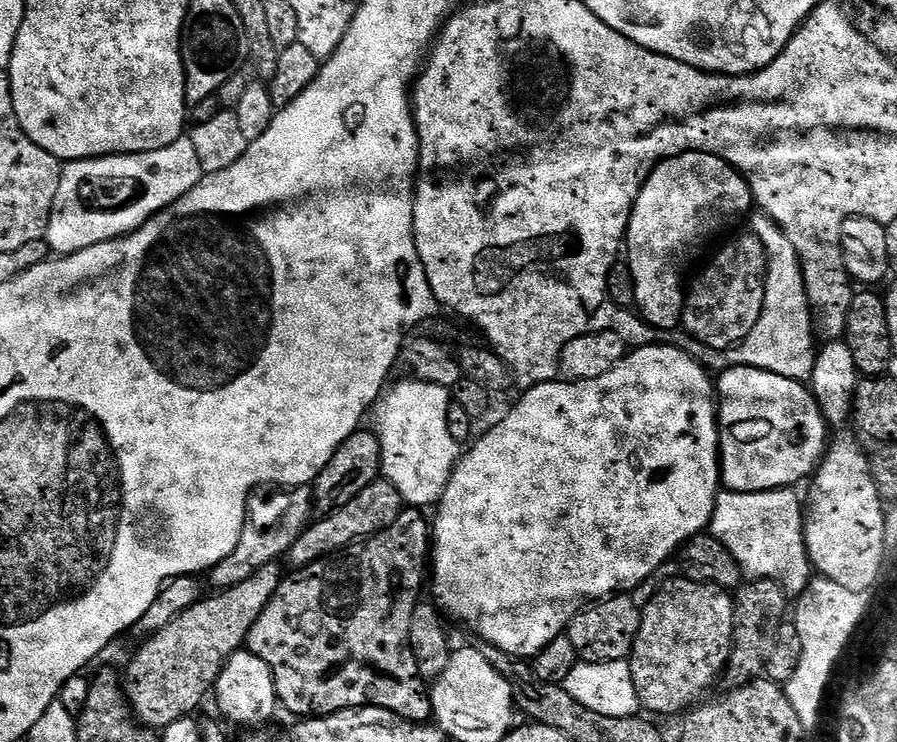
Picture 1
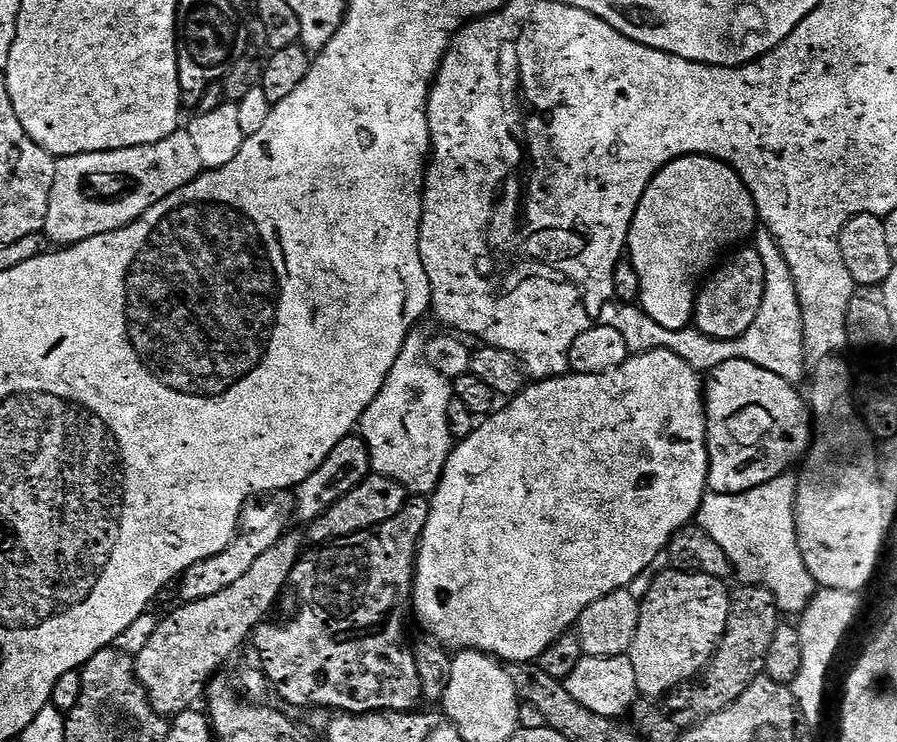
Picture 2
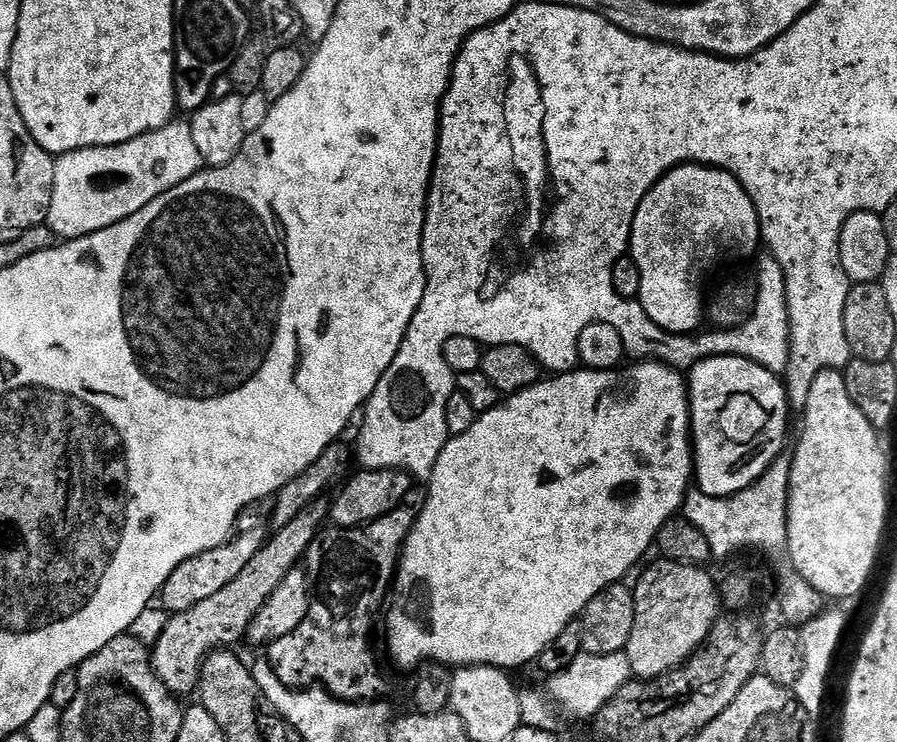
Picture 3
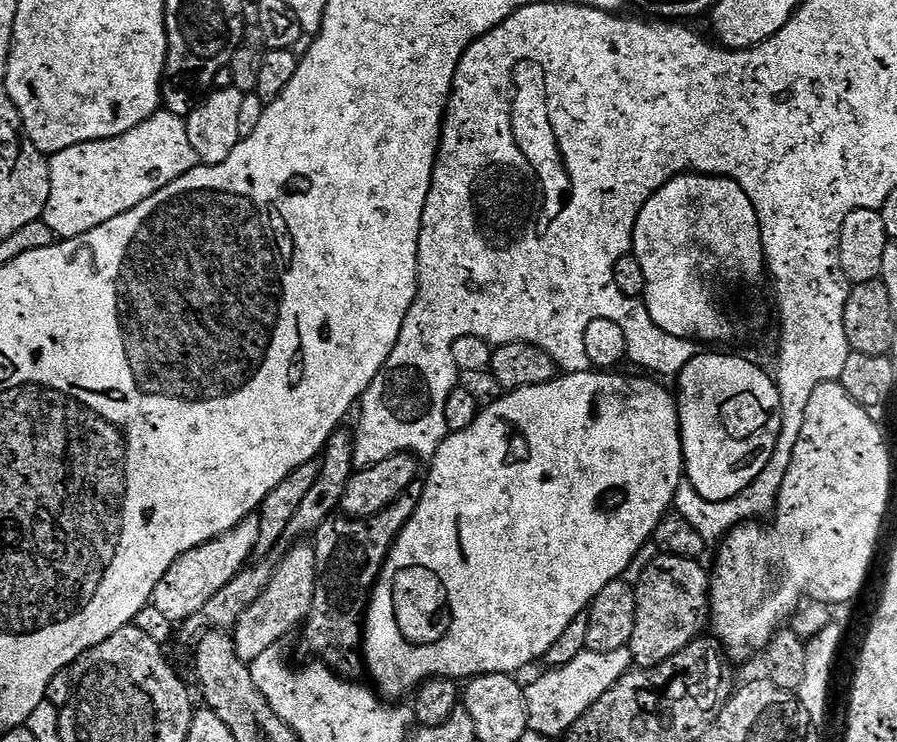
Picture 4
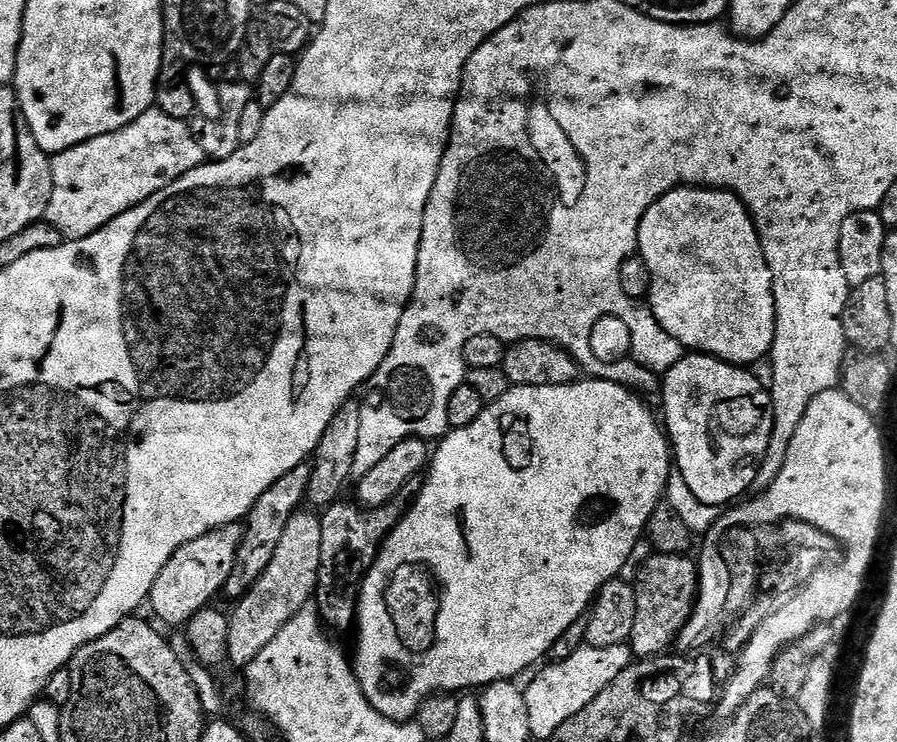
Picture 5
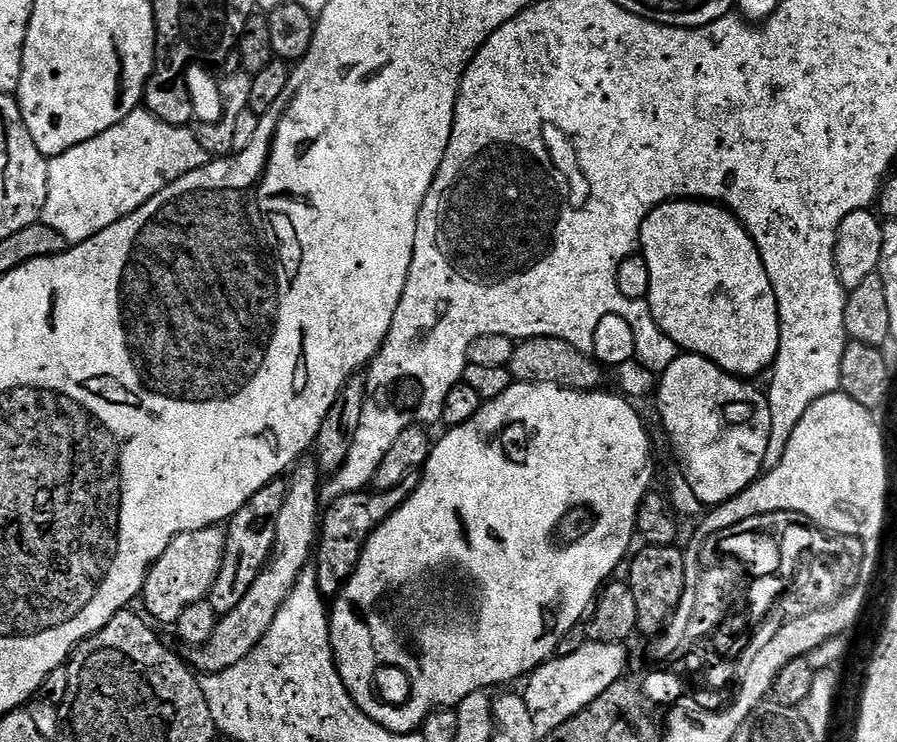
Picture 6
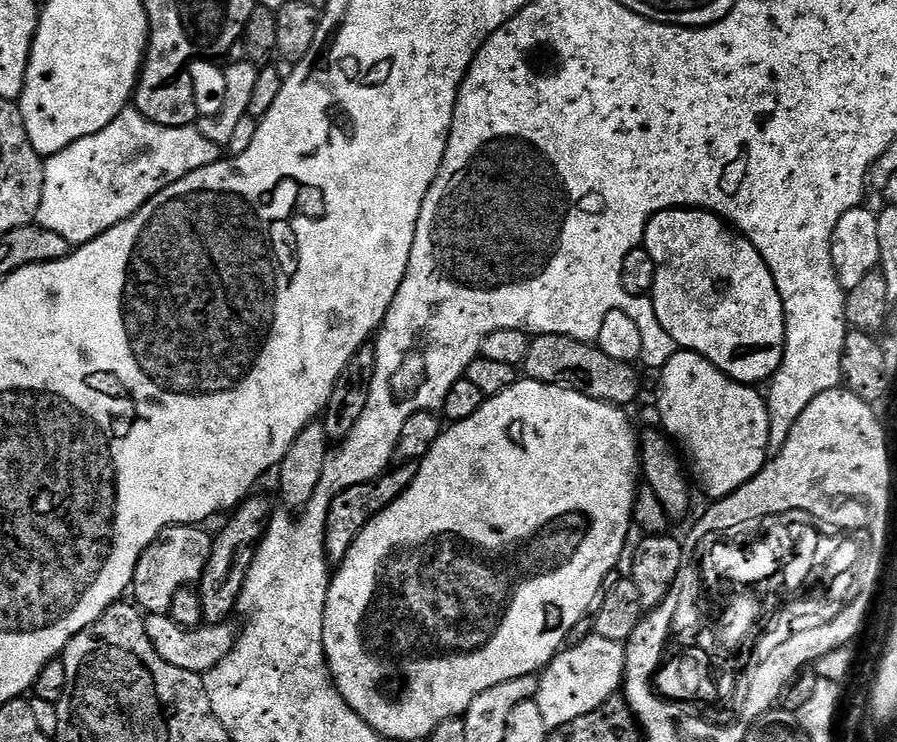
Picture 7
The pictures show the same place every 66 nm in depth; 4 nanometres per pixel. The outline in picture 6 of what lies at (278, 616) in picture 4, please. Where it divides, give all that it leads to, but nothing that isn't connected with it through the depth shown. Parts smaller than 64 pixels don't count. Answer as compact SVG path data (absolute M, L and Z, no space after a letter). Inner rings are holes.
M304 458L291 469L287 477L288 493L282 510L278 510L276 541L267 564L258 574L254 586L226 615L219 617L214 634L204 644L195 645L186 656L187 663L197 673L215 674L236 666L258 644L270 628L278 610L296 589L298 578L309 567L318 544L318 525L322 519L322 473L315 459Z

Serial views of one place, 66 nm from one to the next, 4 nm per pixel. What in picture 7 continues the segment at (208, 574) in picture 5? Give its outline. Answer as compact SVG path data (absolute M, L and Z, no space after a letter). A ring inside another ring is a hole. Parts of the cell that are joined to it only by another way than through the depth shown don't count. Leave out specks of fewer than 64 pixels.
M178 524L175 528L164 528L159 538L138 558L130 589L131 599L137 608L153 616L167 616L170 602L178 590L195 585L210 558L213 537L195 524Z

